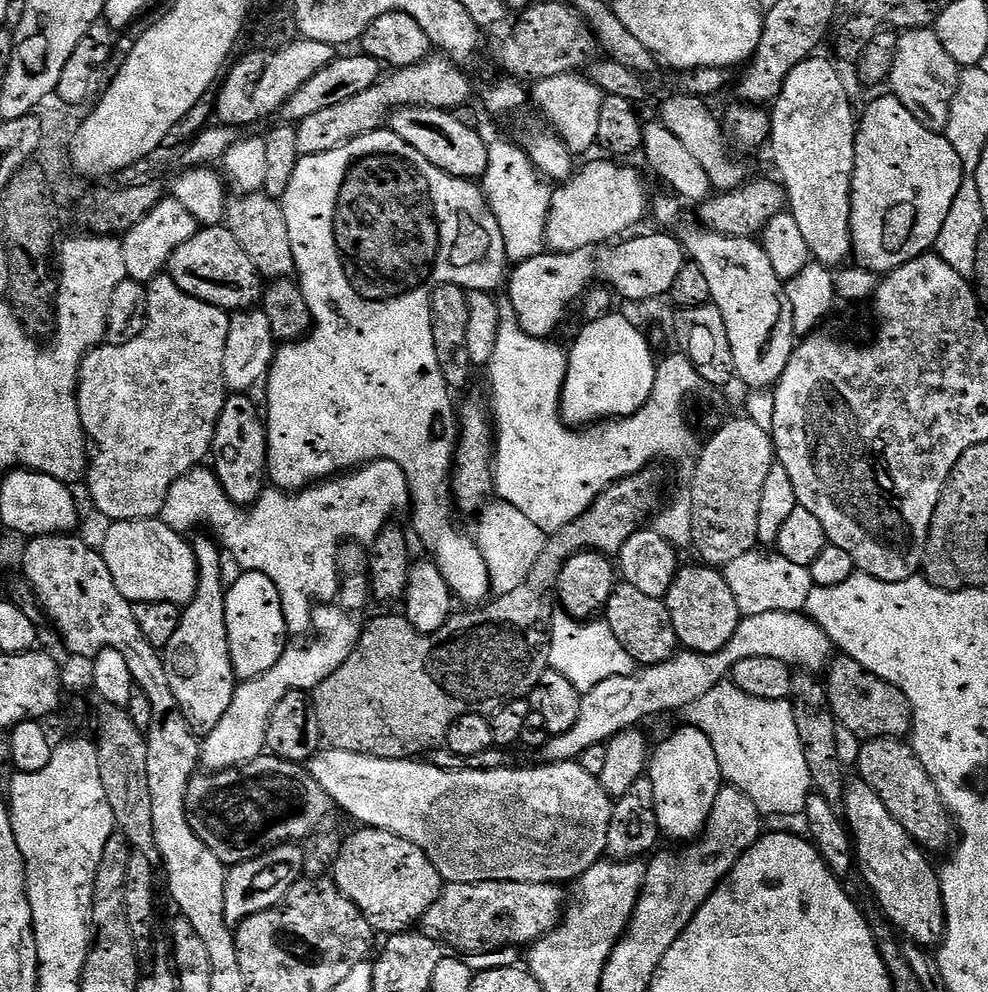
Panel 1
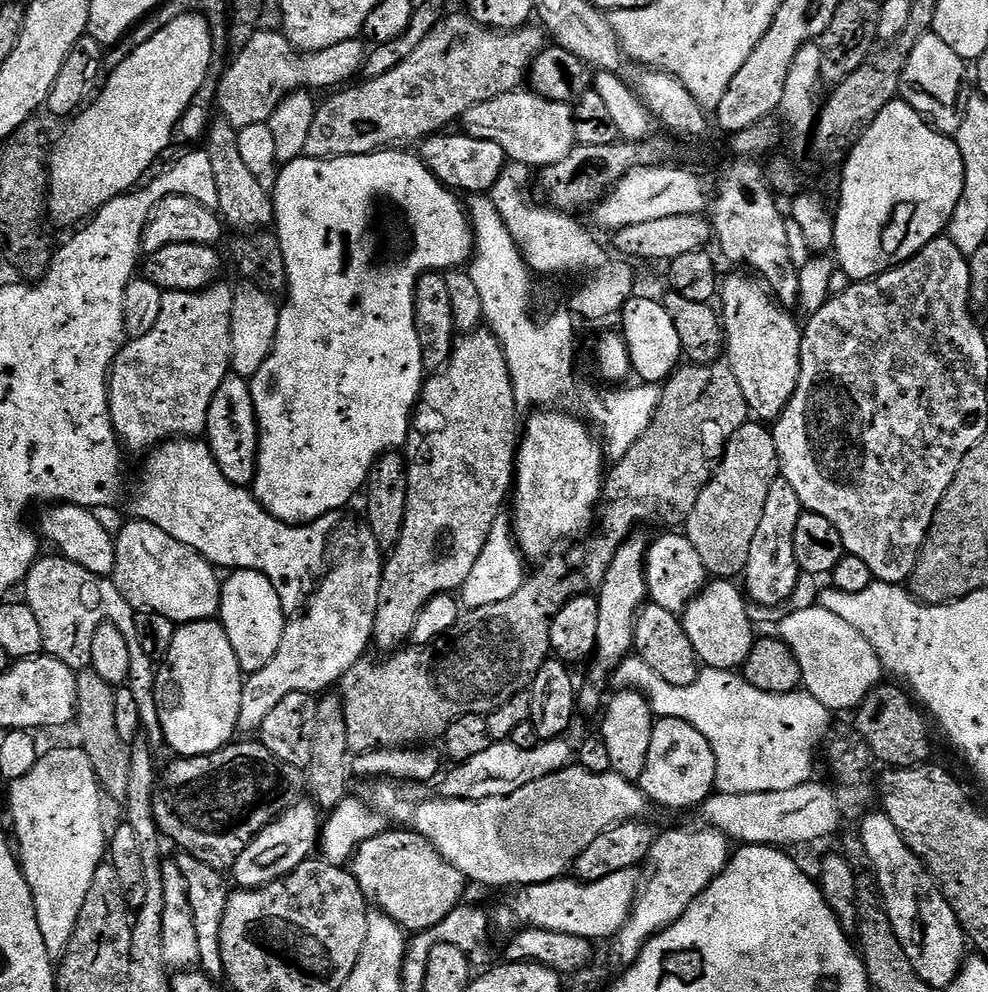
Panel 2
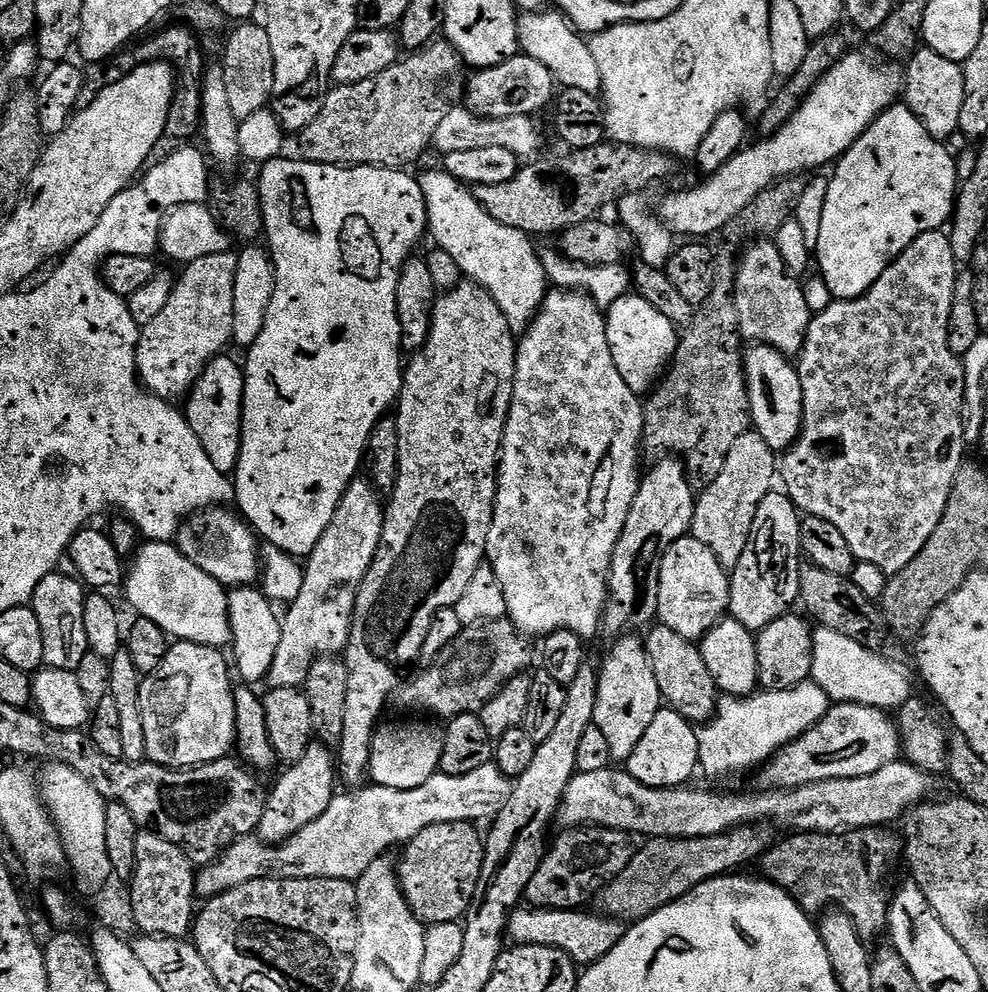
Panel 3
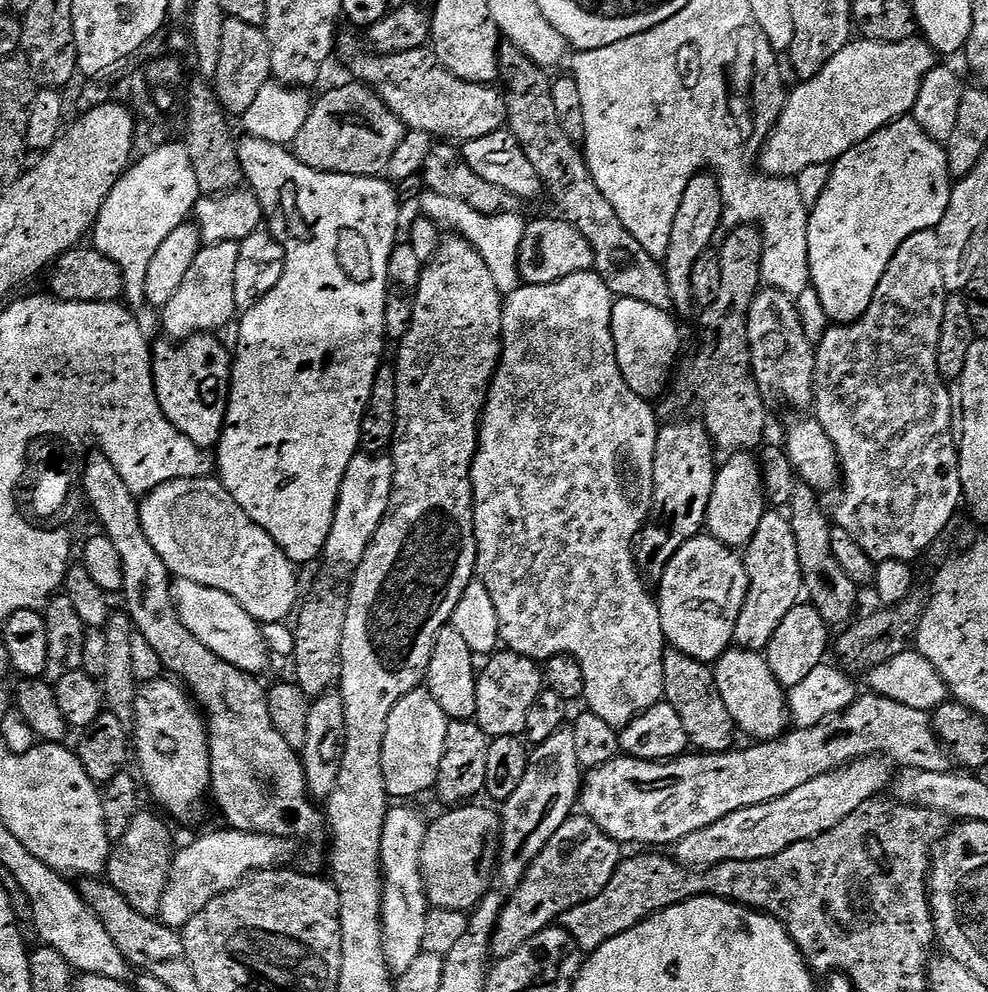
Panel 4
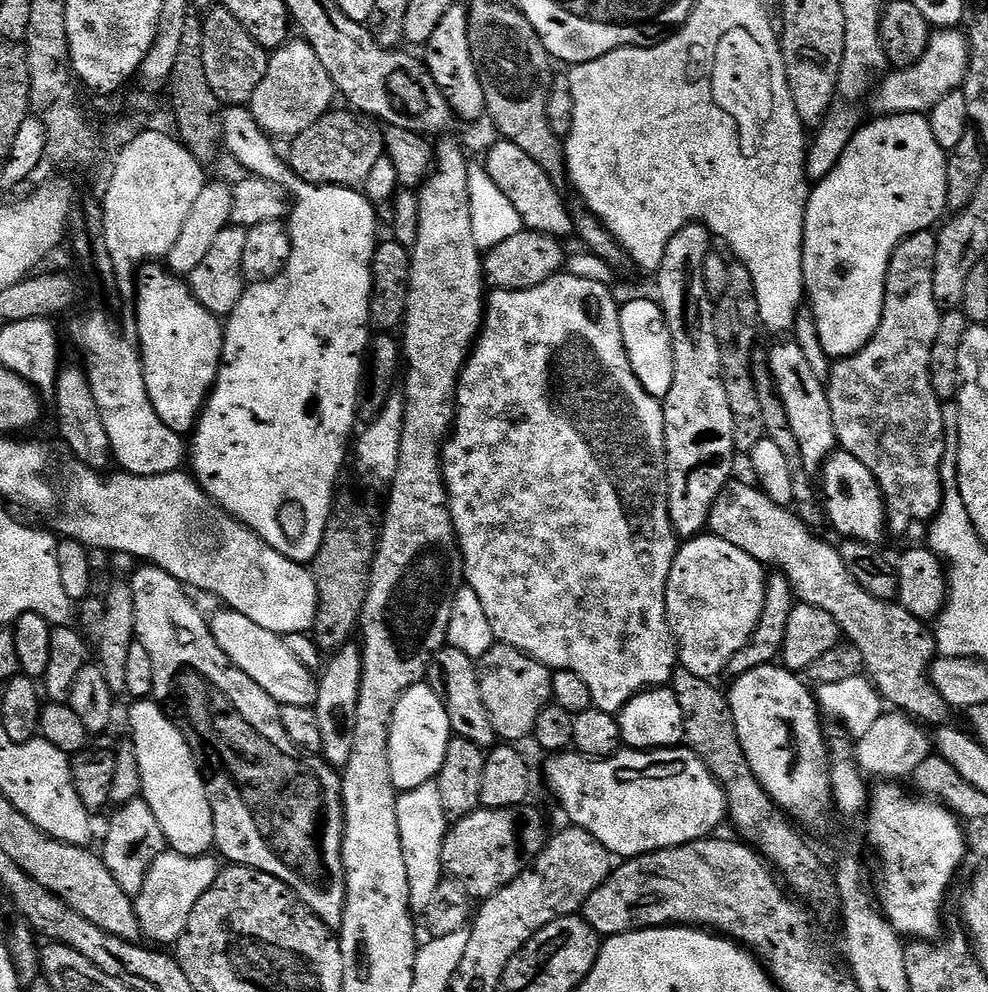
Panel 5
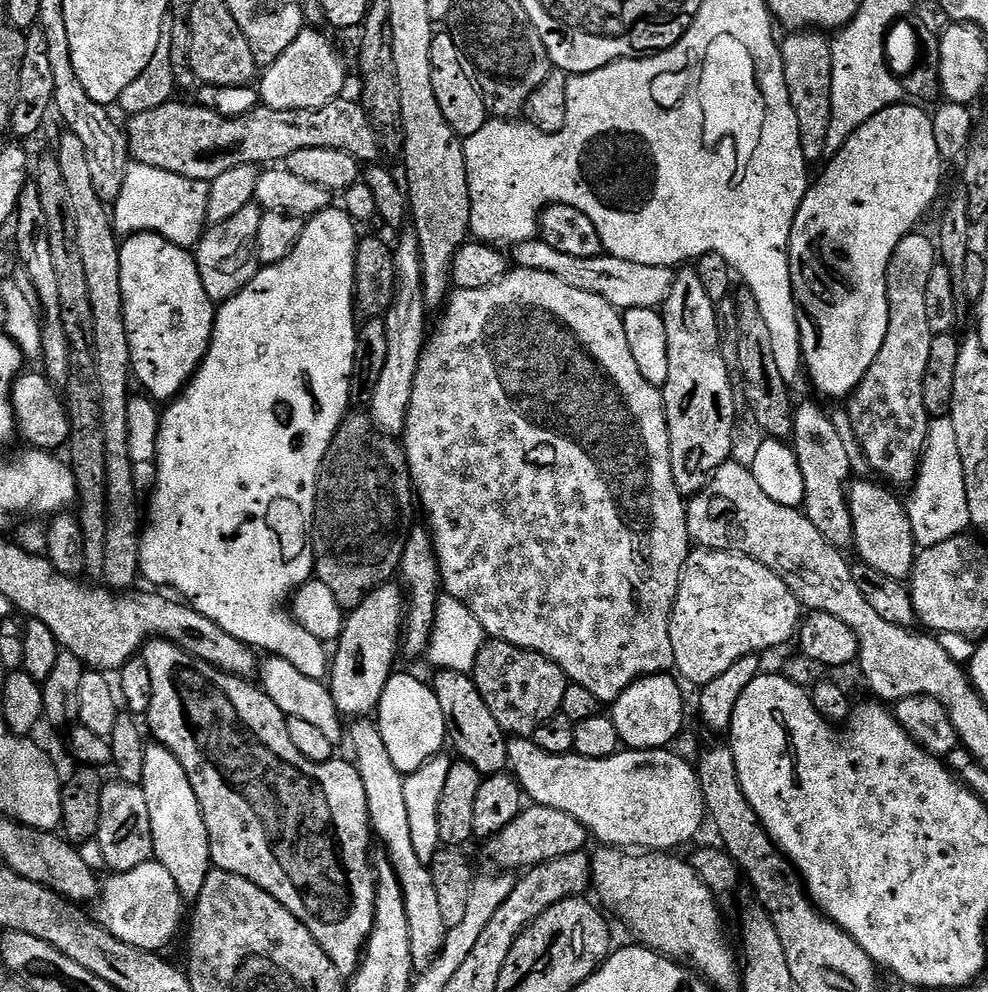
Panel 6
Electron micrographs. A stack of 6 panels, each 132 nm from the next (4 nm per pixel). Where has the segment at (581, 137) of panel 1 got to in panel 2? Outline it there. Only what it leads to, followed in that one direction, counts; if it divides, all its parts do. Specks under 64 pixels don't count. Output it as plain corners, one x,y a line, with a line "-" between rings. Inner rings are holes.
517,90
470,106
462,117
462,132
486,142
498,142
511,163
525,164
530,170
543,170
562,162
562,158
577,147
575,121
572,104
547,100
531,90

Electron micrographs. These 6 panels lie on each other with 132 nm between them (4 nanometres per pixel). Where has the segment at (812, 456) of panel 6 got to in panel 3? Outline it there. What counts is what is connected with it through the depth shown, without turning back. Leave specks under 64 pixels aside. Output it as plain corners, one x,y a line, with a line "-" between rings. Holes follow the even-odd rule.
775,239
753,240
745,248
748,249
739,253
736,266
740,335
745,341
766,344
789,358
799,357
814,315
806,304
804,285
789,270

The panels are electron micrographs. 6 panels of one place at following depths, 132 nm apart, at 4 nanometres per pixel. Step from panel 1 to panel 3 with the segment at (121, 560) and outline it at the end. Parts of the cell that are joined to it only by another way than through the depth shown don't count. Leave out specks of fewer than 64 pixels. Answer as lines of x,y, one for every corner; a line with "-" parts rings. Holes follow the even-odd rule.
163,540
144,542
137,547
131,557
132,569
126,572
128,600
132,603
136,616
150,618
150,622
158,622
162,630
170,638
185,640
195,644
206,644
211,648
227,649
232,642
231,620
228,617
228,595
225,585
218,583
206,570
202,570
182,554
175,543

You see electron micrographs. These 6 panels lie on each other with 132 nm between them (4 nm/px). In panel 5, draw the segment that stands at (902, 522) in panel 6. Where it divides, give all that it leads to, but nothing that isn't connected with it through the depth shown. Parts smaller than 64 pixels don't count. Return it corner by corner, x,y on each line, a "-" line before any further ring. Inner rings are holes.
843,450
833,452
818,473
818,496
824,505
827,523
844,540
861,540
864,544
879,545
886,533
887,516
884,495
870,470

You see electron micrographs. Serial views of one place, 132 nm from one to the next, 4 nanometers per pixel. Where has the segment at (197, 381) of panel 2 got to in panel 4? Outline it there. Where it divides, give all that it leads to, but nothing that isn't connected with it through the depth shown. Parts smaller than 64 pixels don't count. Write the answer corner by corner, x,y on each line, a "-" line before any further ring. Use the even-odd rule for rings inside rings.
234,242
204,244
201,247
198,258
194,258
178,294
174,294
174,298
170,298
168,305
162,309
165,337
179,342
201,334
216,334
221,331
219,328
224,328
232,319
232,323
237,319
234,273
238,267
239,249
239,244

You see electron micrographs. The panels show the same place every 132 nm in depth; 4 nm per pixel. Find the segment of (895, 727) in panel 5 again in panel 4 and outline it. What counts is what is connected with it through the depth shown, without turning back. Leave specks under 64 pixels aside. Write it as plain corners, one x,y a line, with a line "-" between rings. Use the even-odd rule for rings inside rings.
863,756
844,768
822,774
822,778
814,778
814,782
806,782
806,786
798,786
798,790
790,790
790,794
782,794
782,798
734,810
734,814
718,818
714,826
706,826
706,830
698,830
679,840
674,845
674,858
683,868
703,870
722,862
746,862
782,854
782,850
794,846
794,842
818,838
818,834
834,830
834,826
854,814
862,802
877,799
883,793
880,791
889,787
888,768
887,759

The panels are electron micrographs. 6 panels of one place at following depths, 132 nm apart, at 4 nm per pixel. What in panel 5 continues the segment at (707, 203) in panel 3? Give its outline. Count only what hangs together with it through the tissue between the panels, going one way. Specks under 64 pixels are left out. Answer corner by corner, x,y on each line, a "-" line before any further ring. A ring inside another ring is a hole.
942,28
927,37
921,60
912,68
889,71
876,93
871,93
873,113
880,116
897,116
907,112
927,114
946,94
957,91
964,83
968,43
964,32
956,28

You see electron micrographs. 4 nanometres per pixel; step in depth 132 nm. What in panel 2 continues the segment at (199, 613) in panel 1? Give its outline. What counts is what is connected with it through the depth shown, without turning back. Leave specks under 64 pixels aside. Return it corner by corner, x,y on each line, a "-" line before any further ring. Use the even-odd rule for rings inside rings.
219,619
179,625
174,634
174,642
170,642
170,650
164,655
156,673
156,705
164,744
172,747
177,757
183,758
214,754
233,743
235,736
232,735
237,735
240,726
238,710
242,708
245,679
245,672
239,668
237,655

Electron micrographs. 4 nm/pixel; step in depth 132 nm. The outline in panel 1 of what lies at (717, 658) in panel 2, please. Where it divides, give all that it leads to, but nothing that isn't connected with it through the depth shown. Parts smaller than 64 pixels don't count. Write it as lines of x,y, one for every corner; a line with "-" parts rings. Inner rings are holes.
711,566
700,568
681,567
670,586
666,603
670,610
670,618
674,622
676,639
689,652
720,652
730,638
734,638
734,630
738,630
742,619
738,610
738,602
734,602
734,594
730,594
730,586
726,582
723,571

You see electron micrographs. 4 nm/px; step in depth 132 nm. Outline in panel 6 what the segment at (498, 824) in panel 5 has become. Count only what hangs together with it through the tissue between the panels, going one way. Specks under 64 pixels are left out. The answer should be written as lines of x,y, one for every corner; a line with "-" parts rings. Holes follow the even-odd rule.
541,804
525,807
518,814
518,818
510,822
510,826
506,826
487,841
488,856
500,870
537,868
540,864
548,864
554,858
566,858
566,854
585,851
589,847
588,843
590,837
582,822
570,818
570,814
562,814
562,810
554,810

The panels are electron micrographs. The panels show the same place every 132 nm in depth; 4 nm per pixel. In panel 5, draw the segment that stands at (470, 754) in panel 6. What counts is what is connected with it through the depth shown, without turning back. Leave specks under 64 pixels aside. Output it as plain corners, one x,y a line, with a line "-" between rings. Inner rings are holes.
447,646
439,648
432,655
426,682
444,701
446,714
450,718
450,726
456,736
466,738
485,750
491,749
497,743
498,737
490,722
490,714
486,710
486,705
482,703
477,661
462,654
462,650
454,650

